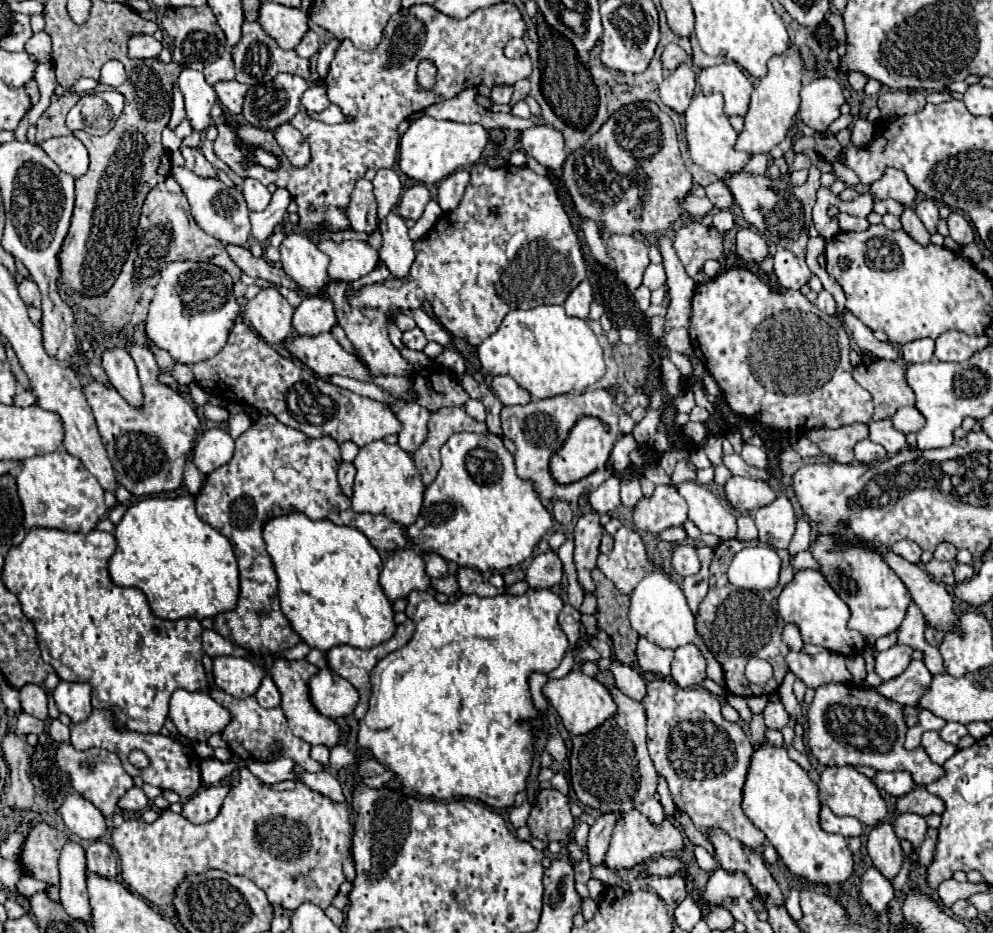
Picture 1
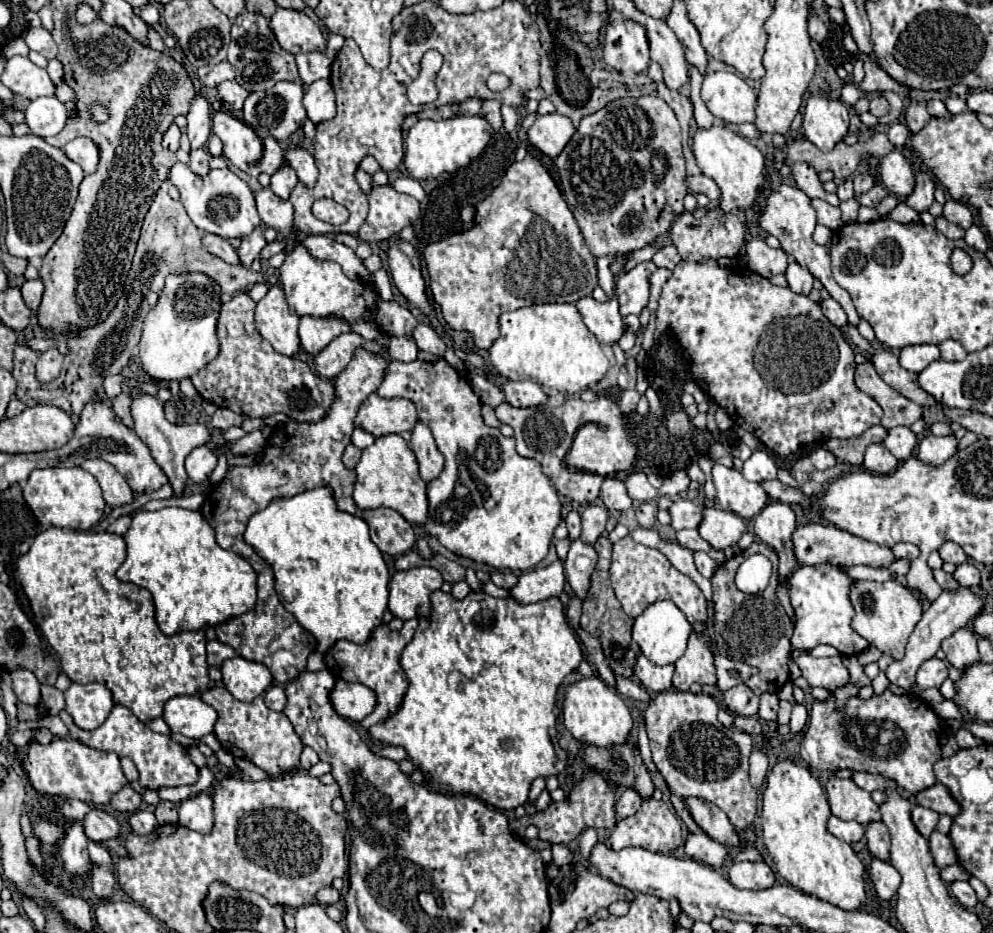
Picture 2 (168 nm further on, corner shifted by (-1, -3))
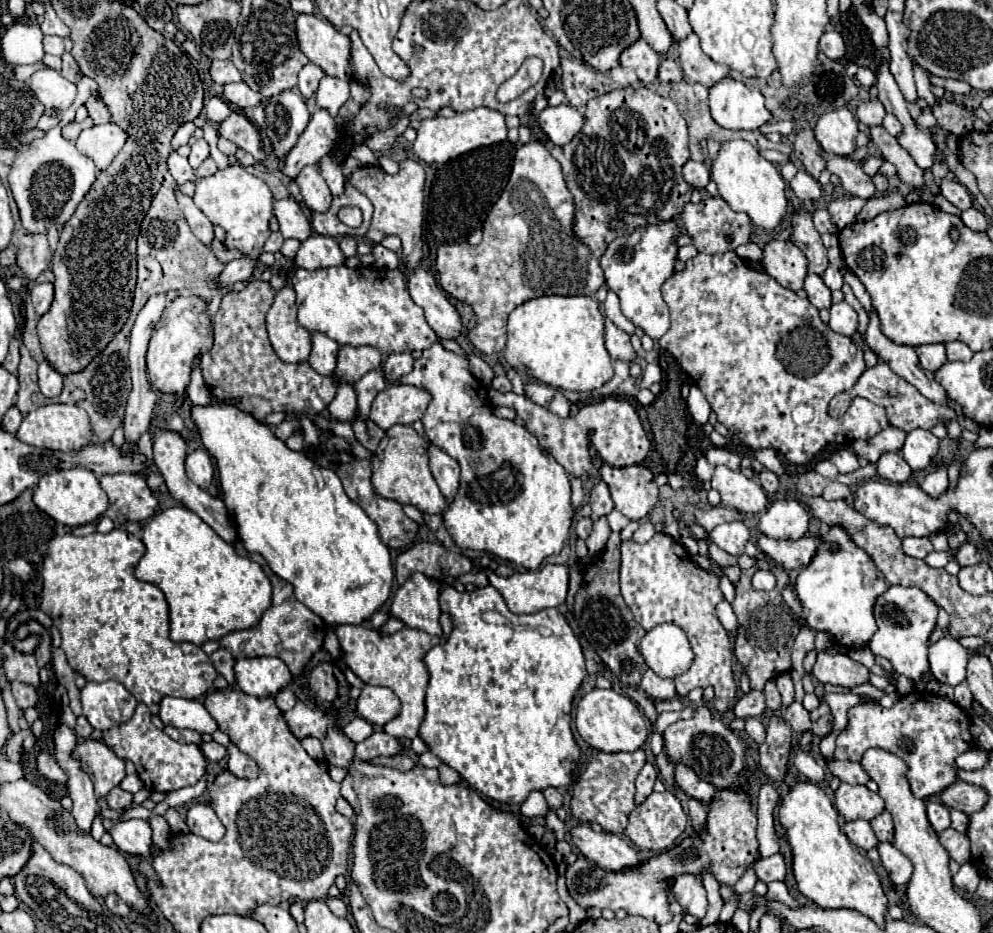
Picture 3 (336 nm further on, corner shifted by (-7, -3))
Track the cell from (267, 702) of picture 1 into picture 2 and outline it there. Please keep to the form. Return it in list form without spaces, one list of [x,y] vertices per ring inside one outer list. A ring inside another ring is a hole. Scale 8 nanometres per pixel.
[[[271,685],[265,693],[265,705],[273,711],[283,711],[287,705],[287,695],[281,685]]]

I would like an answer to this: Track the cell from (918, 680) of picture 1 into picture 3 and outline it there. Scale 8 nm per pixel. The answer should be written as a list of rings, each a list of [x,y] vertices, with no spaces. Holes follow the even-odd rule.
[[[943,637],[935,645],[929,647],[929,665],[931,675],[945,685],[955,687],[957,683],[965,681],[965,667],[967,657],[971,655],[969,649],[961,647],[957,639]]]

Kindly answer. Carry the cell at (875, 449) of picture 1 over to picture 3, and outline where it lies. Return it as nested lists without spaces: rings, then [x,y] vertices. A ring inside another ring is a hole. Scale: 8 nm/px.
[[[883,453],[877,461],[877,473],[893,483],[905,483],[913,471],[899,453]]]

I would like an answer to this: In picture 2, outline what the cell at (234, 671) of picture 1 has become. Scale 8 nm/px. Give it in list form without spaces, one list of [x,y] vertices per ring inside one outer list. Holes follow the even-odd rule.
[[[239,655],[227,659],[221,665],[221,673],[225,687],[239,701],[253,701],[273,685],[273,675],[265,665],[247,661]]]

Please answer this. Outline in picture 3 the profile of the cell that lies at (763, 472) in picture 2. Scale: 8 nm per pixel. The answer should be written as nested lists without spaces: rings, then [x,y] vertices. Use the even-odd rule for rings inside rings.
[[[765,469],[765,471],[759,473],[759,483],[763,485],[763,489],[765,489],[767,493],[777,493],[777,489],[779,489],[779,479],[777,479],[777,475],[771,473],[769,469]]]

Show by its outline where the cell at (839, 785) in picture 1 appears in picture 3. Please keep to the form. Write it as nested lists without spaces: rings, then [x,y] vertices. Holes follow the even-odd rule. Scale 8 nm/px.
[[[841,783],[835,791],[835,807],[845,821],[871,821],[873,817],[883,813],[885,803],[877,793],[871,793],[865,785]]]

